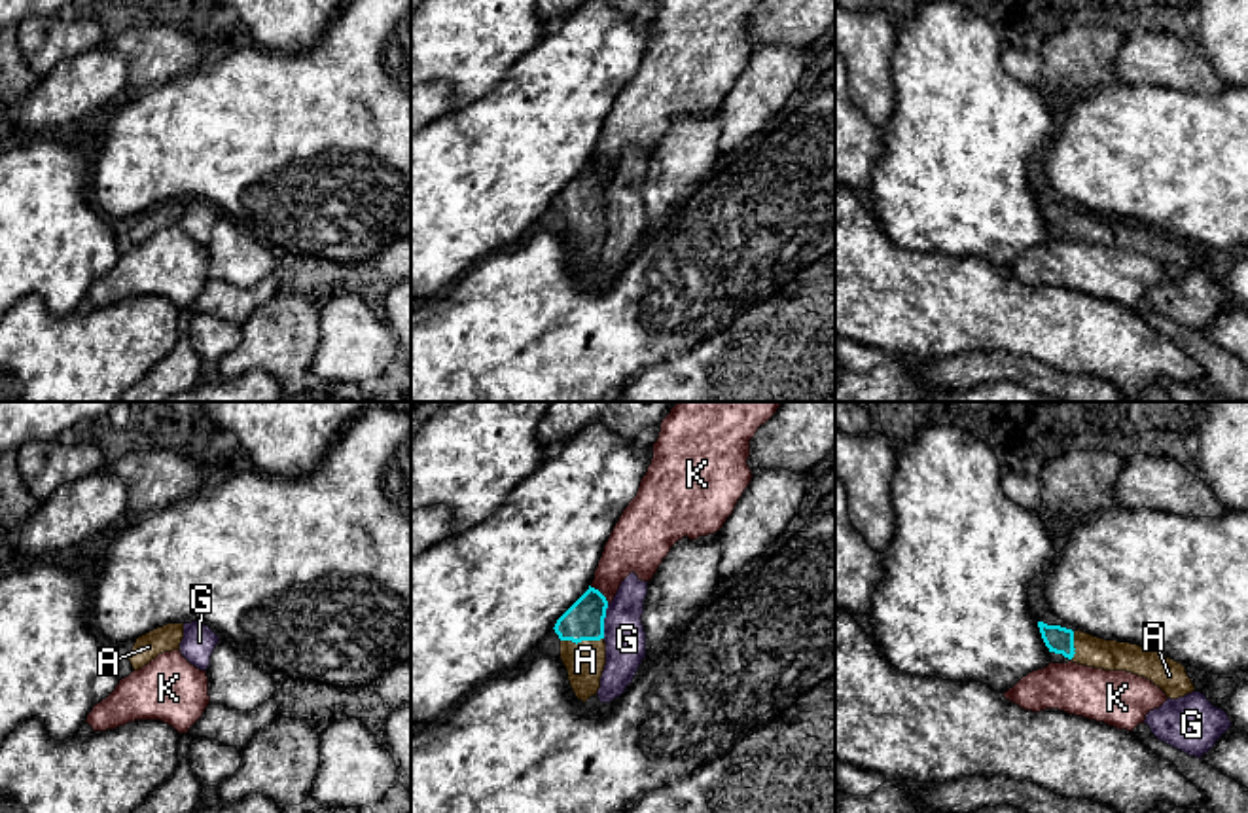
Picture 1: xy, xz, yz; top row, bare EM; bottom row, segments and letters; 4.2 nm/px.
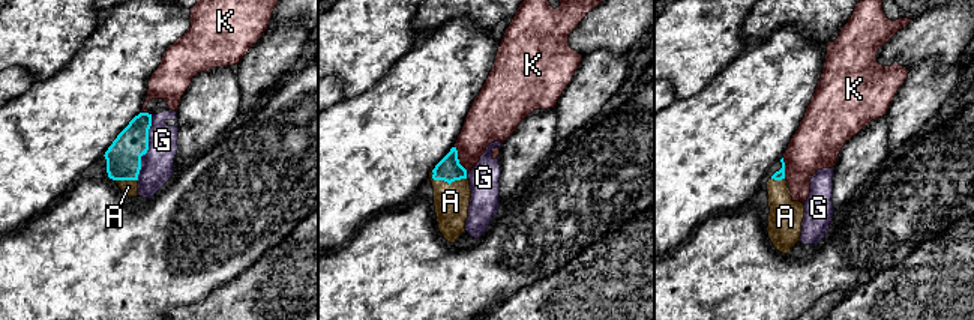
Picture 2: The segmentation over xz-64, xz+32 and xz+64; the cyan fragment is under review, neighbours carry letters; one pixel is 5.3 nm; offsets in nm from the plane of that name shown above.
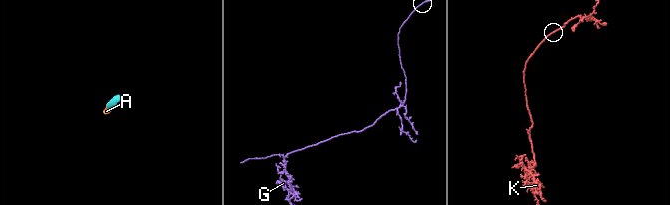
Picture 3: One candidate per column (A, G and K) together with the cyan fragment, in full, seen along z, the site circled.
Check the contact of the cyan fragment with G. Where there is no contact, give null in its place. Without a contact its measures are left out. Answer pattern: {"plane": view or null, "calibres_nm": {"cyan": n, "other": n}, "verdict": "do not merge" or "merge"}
{"plane": "xz", "calibres_nm": {"cyan": 170, "other": 180}, "verdict": "do not merge"}

